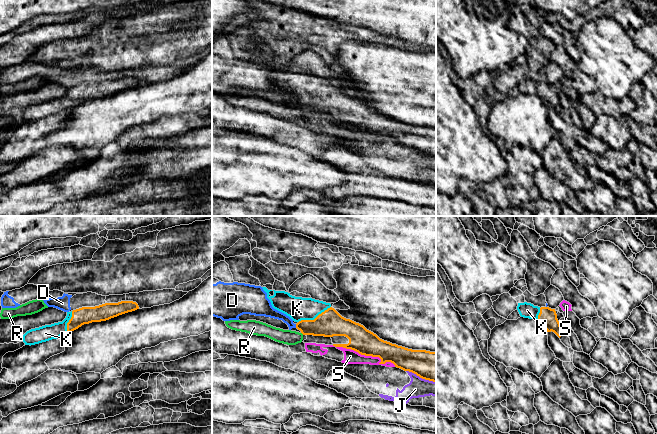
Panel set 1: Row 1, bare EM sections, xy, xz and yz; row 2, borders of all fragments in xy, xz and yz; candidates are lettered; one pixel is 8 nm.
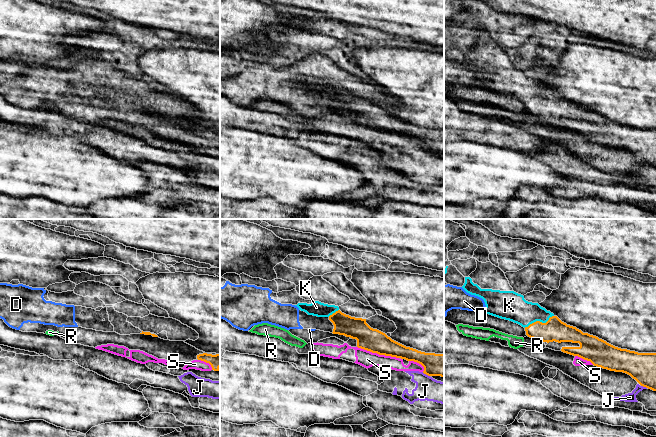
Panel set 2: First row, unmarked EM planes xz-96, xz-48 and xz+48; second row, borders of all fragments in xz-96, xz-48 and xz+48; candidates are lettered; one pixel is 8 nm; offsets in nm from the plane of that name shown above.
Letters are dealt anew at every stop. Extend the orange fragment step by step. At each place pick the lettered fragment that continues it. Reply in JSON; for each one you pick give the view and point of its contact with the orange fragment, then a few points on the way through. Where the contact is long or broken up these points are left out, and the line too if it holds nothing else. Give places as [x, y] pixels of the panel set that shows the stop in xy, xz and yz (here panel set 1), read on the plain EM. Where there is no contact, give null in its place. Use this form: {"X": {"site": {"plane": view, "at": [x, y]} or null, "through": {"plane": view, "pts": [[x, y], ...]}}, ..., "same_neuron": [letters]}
{"K": {"site": {"plane": "xz", "at": [315, 94]}, "through": {"plane": "xz", "pts": [[329, 99], [315, 94], [308, 88], [297, 84]]}}, "same_neuron": ["K"]}

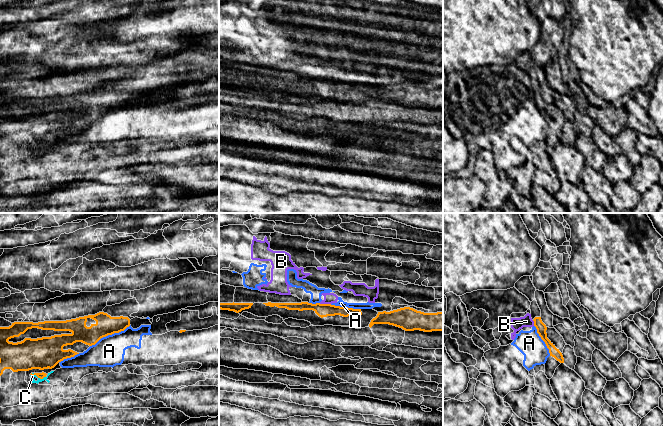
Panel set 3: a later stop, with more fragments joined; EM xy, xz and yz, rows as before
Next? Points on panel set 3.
{"same_neuron": []}

